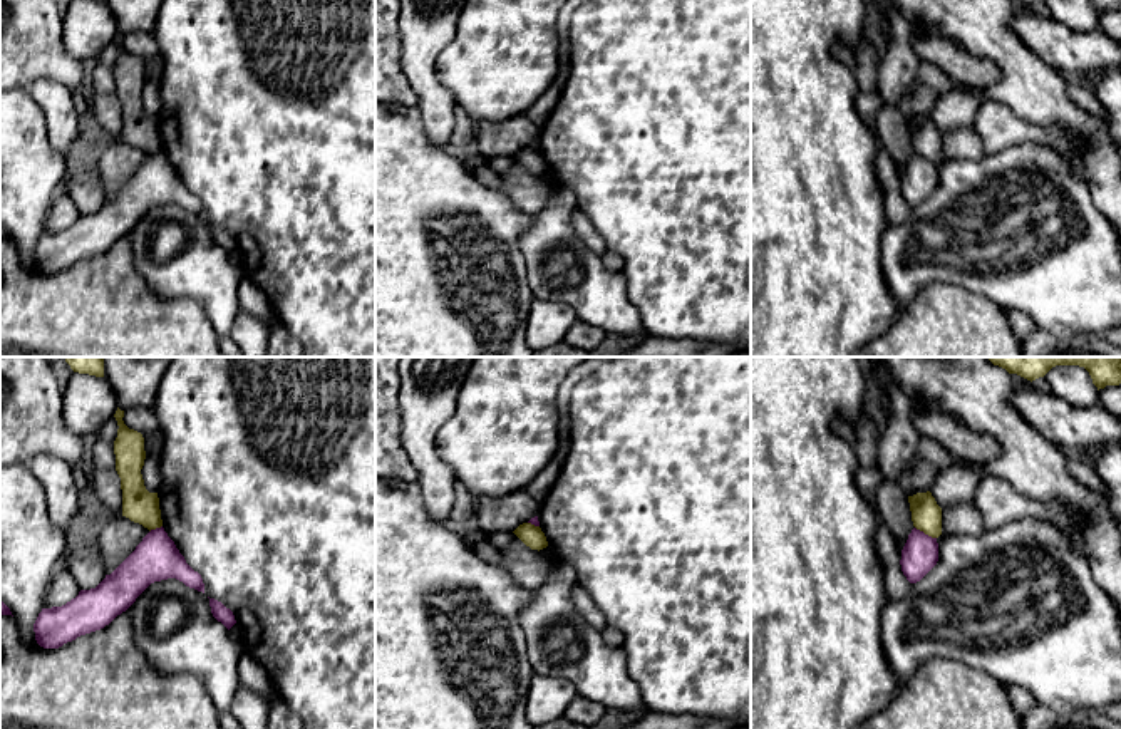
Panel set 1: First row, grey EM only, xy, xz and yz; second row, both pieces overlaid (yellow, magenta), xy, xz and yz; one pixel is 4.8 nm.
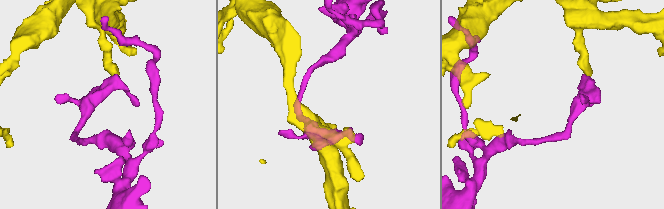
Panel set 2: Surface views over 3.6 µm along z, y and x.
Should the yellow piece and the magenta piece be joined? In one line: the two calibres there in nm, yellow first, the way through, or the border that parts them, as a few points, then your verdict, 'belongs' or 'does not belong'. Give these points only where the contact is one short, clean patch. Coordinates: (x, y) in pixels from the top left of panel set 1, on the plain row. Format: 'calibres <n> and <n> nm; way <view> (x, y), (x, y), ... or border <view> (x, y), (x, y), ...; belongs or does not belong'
calibres 140 and 180 nm; border yz (915, 151), (935, 163); does not belong

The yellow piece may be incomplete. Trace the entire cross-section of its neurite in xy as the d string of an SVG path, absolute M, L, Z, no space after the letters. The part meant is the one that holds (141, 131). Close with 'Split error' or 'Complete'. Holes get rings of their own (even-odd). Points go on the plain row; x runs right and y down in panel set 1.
M117 32L114 39L117 45L117 62L114 65L116 96L121 102L122 114L122 141L144 153L156 154L163 151L158 117L149 117L144 111L141 94L144 90L146 75L141 57L129 54L122 42L124 35Z. Complete

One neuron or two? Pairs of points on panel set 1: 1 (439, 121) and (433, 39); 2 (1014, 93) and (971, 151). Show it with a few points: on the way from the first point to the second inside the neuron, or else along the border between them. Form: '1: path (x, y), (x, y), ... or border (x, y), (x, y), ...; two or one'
1: path (434, 101), (426, 86), (426, 59); one
2: border (971, 124), (942, 133); two

